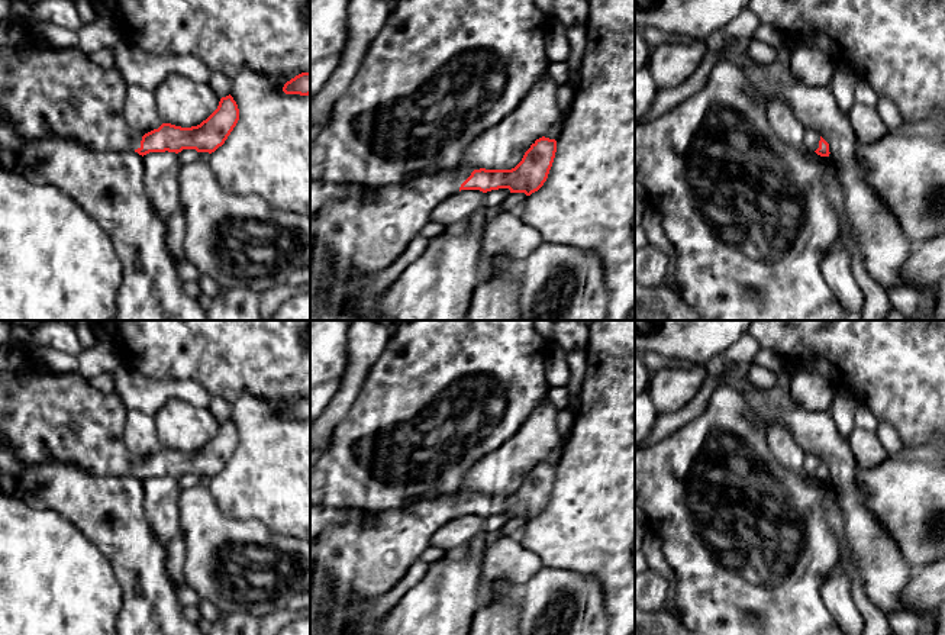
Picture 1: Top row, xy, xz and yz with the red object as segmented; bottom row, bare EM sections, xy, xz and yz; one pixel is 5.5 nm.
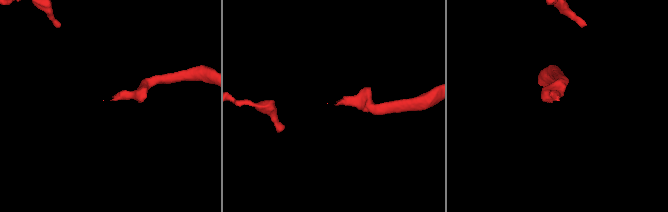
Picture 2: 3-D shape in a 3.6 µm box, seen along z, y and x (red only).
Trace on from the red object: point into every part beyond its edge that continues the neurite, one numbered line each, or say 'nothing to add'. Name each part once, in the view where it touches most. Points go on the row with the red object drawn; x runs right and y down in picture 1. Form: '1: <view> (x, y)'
1: xz (358, 237)

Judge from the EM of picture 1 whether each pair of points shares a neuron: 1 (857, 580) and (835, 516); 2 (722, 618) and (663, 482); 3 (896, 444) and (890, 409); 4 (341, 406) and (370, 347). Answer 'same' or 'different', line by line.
1: same
2: same
3: different
4: same

